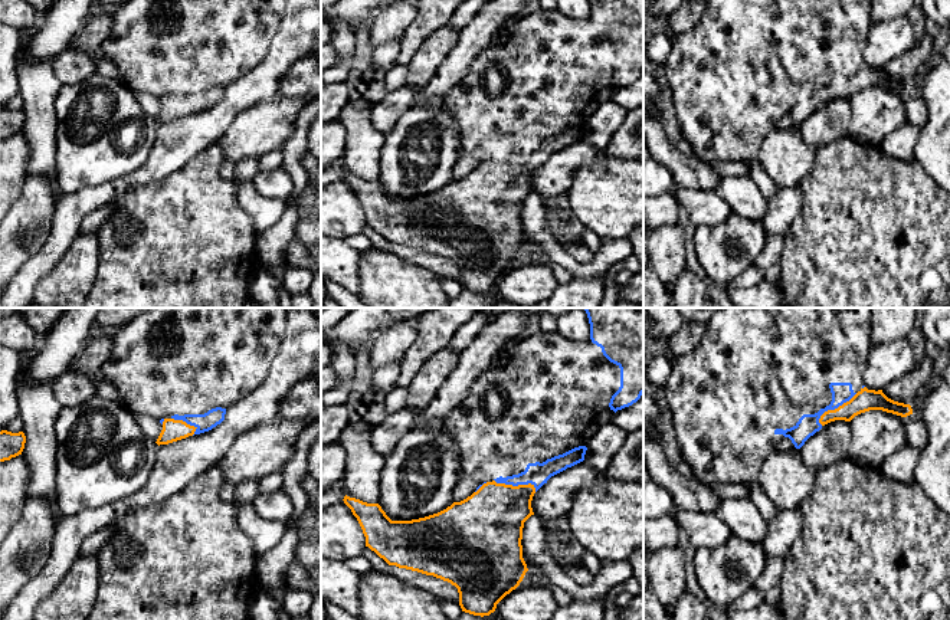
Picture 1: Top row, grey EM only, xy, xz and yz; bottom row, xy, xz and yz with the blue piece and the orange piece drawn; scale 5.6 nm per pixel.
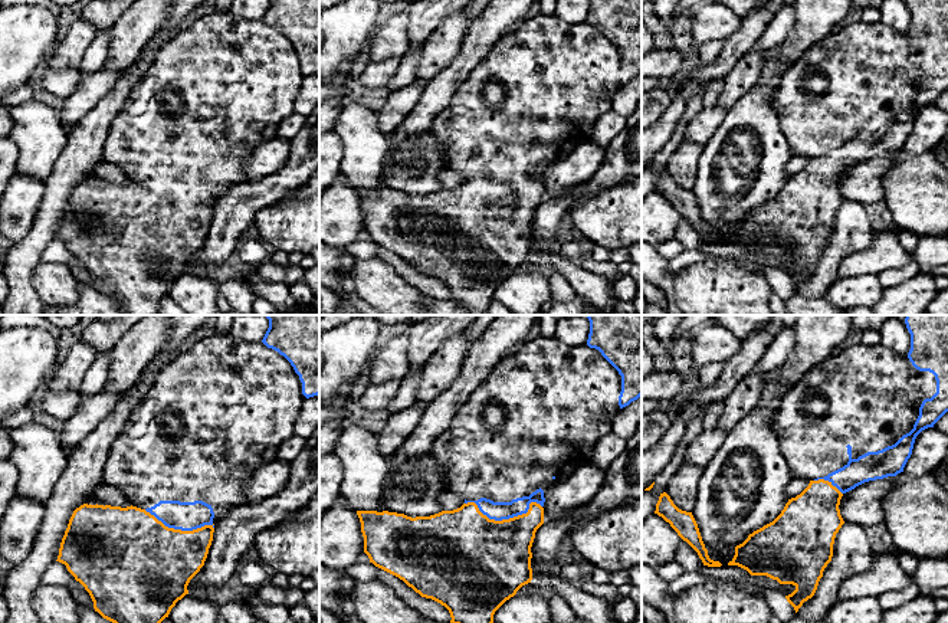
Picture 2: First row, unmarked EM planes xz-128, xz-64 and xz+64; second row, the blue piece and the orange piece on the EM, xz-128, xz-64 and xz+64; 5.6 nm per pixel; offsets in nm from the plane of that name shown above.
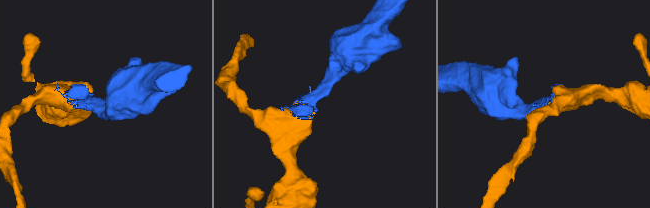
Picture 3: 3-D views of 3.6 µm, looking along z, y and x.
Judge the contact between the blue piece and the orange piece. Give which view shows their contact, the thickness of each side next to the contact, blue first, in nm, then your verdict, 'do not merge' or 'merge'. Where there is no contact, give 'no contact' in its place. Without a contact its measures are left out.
contact in xz; calibres 130 and 360 nm; merge

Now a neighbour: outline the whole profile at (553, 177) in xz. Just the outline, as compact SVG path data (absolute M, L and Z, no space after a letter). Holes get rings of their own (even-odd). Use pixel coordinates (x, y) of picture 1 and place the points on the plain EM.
M584 138L551 154L533 174L531 186L541 199L566 196L573 174L584 164L594 161L600 150Z

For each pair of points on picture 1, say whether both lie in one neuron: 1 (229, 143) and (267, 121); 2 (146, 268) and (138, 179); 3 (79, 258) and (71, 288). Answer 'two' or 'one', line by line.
1: one
2: two
3: one

